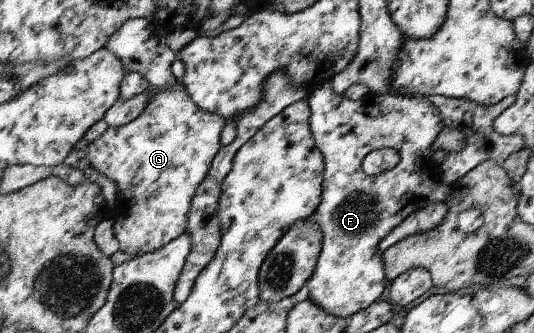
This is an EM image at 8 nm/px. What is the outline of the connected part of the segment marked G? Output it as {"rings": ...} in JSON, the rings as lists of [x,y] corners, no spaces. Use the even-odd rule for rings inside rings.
{"rings":[[[181,80],[164,91],[152,89],[150,92],[151,100],[138,118],[127,125],[108,127],[87,148],[88,162],[119,185],[118,205],[113,214],[113,231],[119,242],[118,255],[124,258],[142,257],[143,254],[162,249],[186,232],[193,196],[203,184],[210,165],[220,150],[220,134],[227,123],[227,119],[219,114],[198,106]]]}

